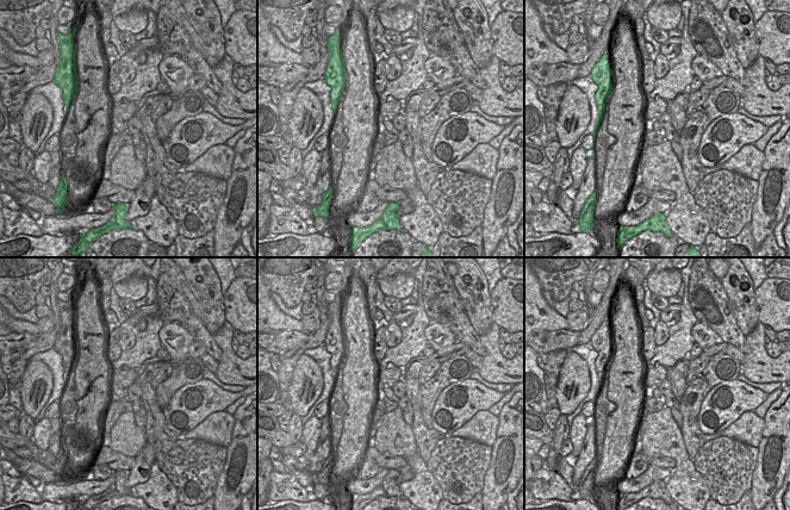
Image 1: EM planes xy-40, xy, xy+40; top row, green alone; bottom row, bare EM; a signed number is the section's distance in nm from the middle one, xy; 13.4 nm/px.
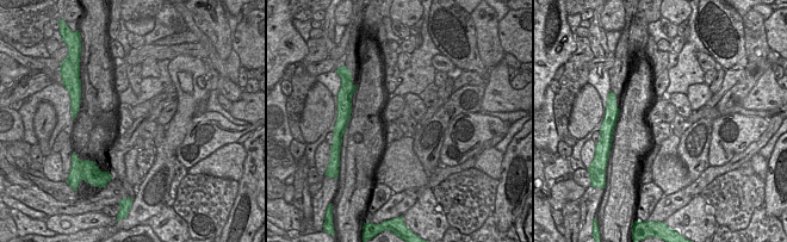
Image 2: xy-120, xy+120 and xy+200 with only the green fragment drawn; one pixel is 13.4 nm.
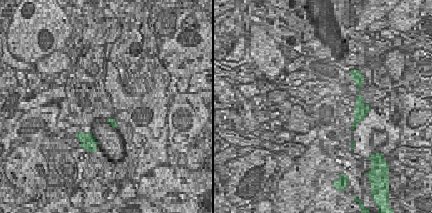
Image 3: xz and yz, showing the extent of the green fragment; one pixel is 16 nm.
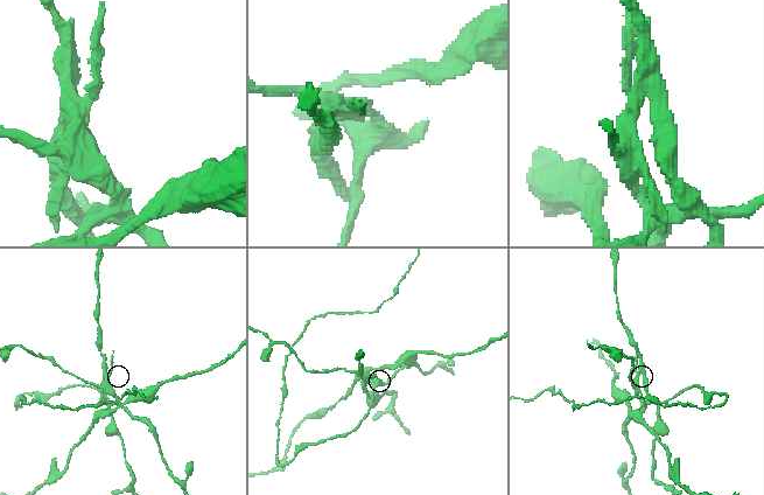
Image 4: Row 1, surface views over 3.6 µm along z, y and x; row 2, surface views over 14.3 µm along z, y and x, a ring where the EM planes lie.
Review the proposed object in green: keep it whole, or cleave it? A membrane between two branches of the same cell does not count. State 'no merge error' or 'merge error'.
merge error

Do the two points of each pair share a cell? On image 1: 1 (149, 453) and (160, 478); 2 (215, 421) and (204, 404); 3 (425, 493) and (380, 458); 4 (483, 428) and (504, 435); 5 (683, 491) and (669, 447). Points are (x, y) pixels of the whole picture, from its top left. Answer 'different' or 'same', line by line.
1: different
2: different
3: different
4: different
5: same

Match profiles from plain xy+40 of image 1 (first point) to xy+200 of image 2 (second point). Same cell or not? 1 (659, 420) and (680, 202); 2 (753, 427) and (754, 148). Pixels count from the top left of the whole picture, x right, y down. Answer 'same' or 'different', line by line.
1: different
2: different

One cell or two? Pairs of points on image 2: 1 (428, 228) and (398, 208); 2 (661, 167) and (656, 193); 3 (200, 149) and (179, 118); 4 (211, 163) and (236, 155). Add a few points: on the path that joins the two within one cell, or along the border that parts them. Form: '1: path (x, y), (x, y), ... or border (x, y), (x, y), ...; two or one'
1: border (416, 200), (402, 215); two
2: border (651, 181), (664, 194); two
3: border (194, 115), (174, 155); two
4: path (217, 163), (223, 163), (230, 157); one

